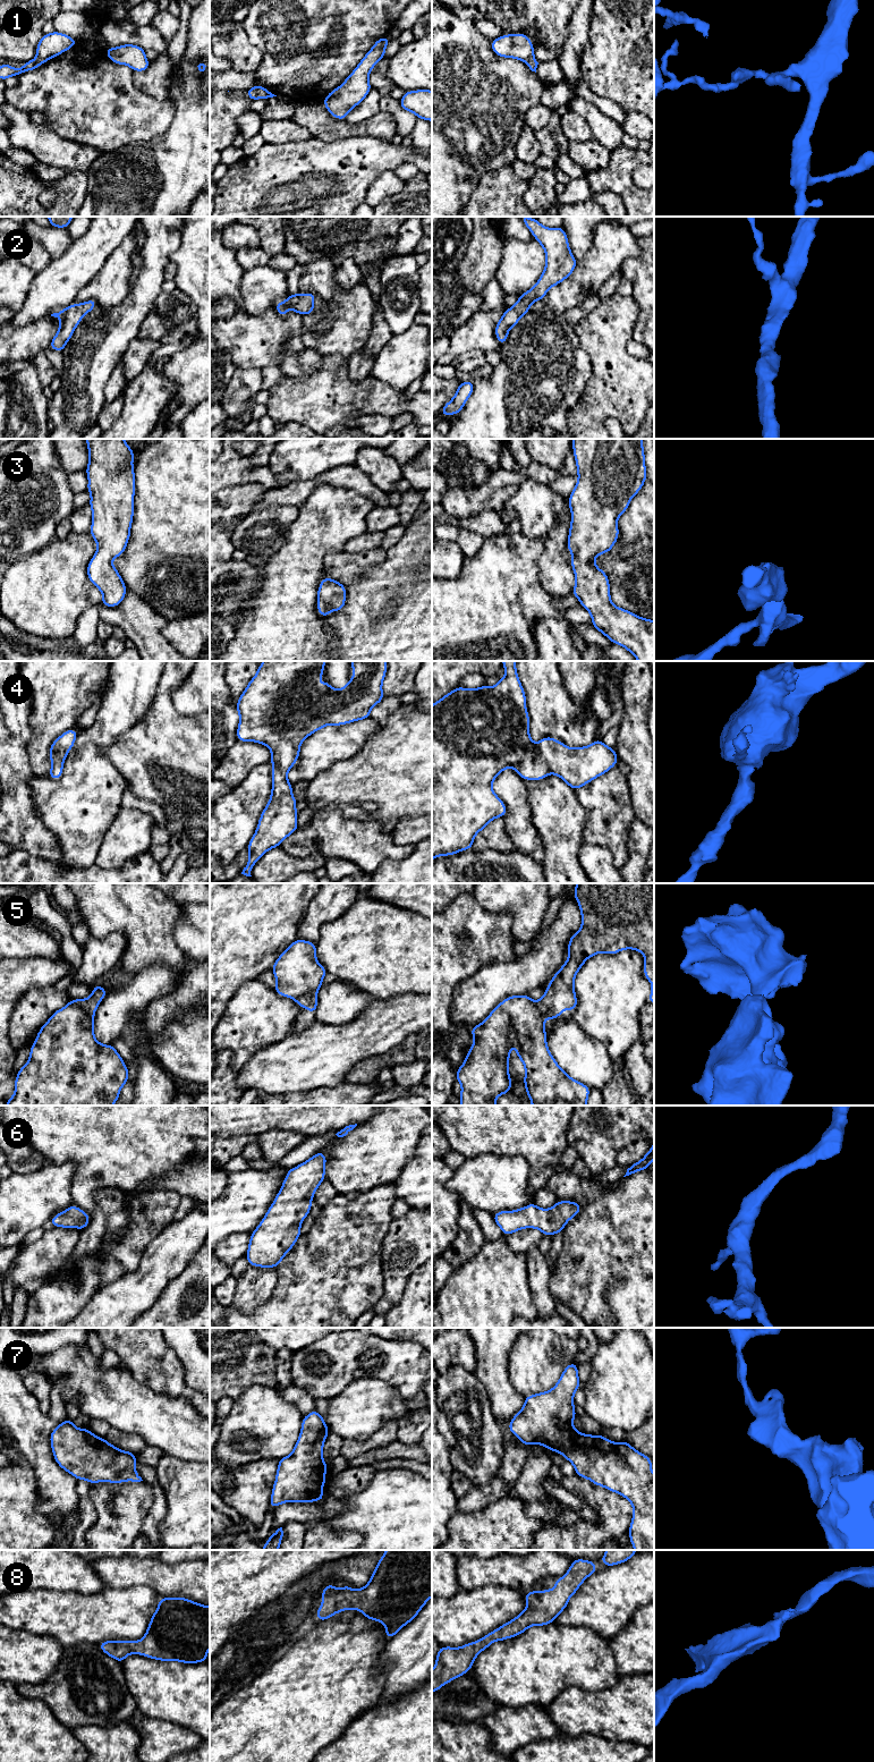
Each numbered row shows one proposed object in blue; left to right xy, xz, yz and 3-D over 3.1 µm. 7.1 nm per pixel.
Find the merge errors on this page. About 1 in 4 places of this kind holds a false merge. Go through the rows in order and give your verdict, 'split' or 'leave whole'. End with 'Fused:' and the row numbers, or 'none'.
1: split
2: leave whole
3: leave whole
4: leave whole
5: split
6: leave whole
7: leave whole
8: leave whole
Fused: 1, 5

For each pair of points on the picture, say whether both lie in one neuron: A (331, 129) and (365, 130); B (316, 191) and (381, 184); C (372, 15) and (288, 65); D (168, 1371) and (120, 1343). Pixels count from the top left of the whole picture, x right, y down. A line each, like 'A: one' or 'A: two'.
A: one
B: two
C: one
D: one

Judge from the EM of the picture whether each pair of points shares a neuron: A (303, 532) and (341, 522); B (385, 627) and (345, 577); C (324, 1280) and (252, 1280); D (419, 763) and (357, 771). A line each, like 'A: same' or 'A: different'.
A: same
B: different
C: different
D: same

